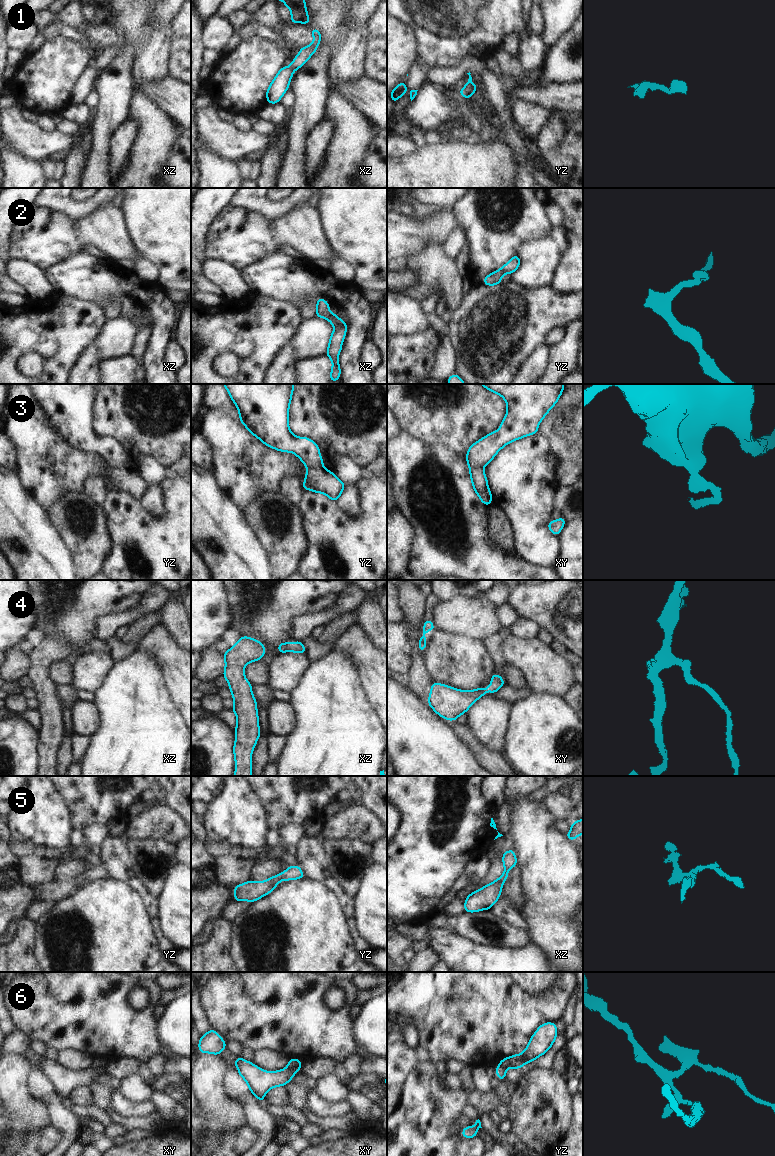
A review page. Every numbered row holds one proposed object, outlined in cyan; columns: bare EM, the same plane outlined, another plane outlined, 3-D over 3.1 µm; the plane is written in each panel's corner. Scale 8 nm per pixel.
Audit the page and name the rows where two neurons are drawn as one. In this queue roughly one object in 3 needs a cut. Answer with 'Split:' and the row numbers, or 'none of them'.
Split: 3, 6

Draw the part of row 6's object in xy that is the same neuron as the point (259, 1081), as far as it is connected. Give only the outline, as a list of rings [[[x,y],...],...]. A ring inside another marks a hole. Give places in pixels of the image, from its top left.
[[[238,1056],[233,1063],[238,1068],[238,1074],[245,1080],[251,1093],[260,1102],[264,1101],[265,1094],[277,1086],[285,1086],[296,1074],[296,1070],[287,1067],[282,1070],[269,1072],[254,1065],[253,1062]]]

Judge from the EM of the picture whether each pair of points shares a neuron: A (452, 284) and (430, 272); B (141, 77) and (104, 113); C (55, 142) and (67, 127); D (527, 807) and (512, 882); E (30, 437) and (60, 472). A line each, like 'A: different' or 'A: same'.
A: same
B: different
C: different
D: different
E: same

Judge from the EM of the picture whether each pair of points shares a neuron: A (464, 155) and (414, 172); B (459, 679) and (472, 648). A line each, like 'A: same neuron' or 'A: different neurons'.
A: same neuron
B: same neuron

